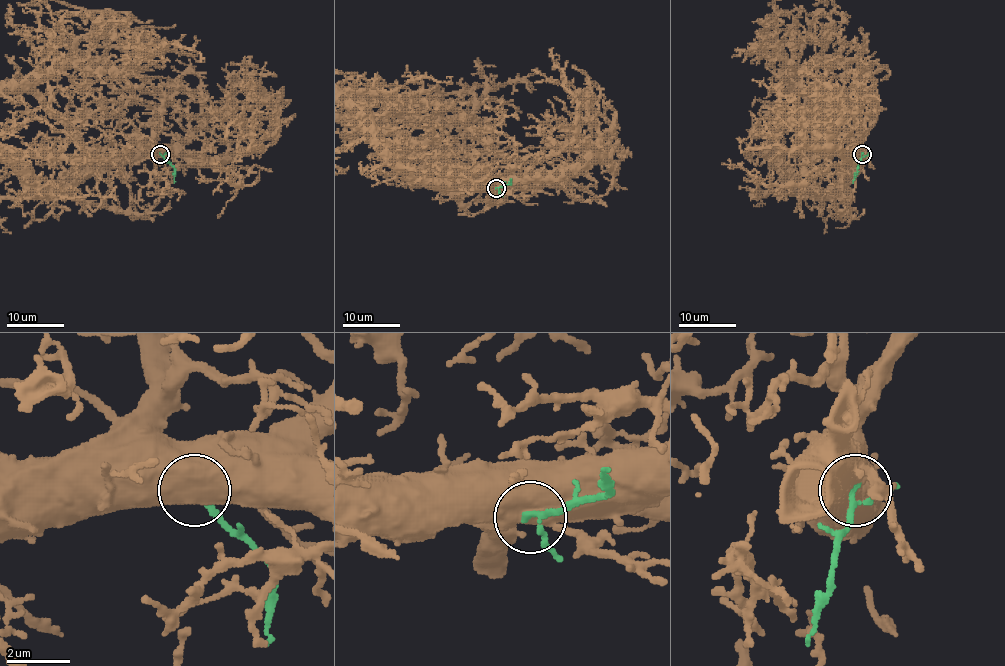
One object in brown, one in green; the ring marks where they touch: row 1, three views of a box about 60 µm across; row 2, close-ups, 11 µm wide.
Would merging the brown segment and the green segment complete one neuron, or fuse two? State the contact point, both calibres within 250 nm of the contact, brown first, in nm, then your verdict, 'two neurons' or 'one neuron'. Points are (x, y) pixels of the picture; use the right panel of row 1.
(862, 154) | 800/160 nm | two neurons

